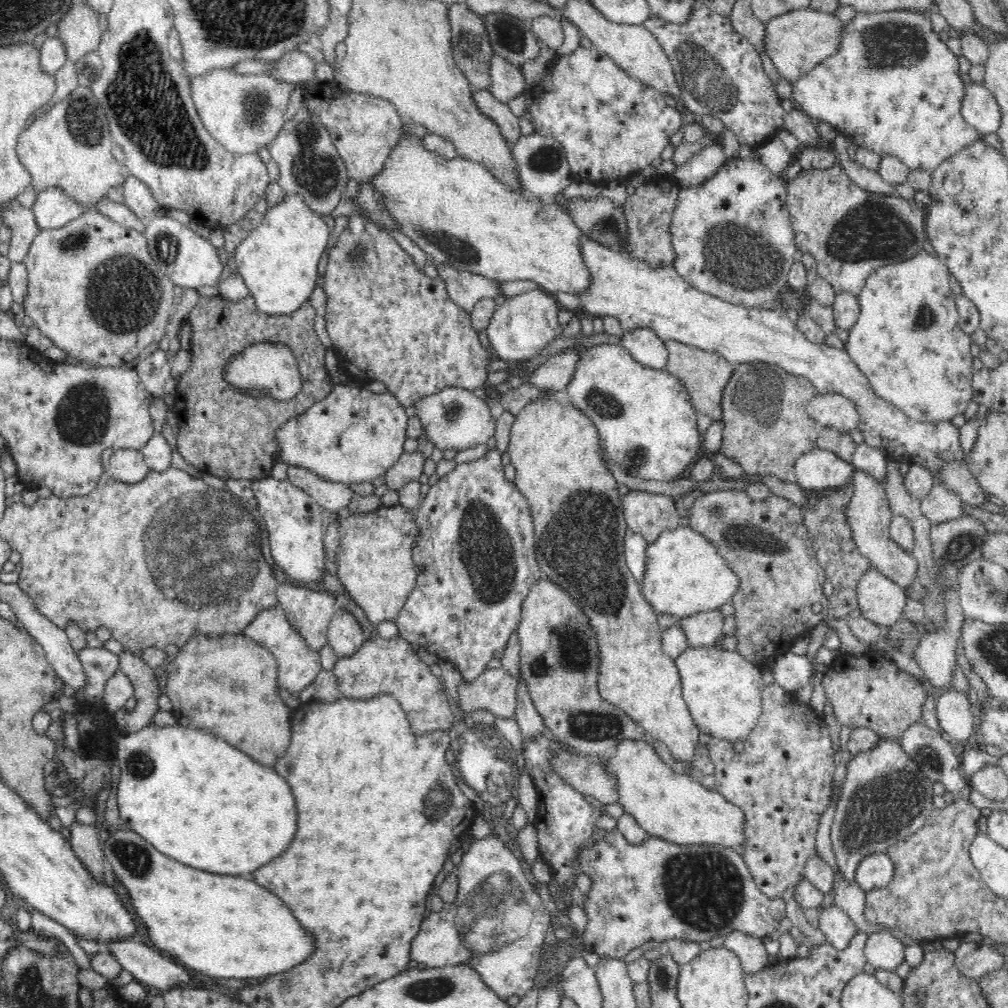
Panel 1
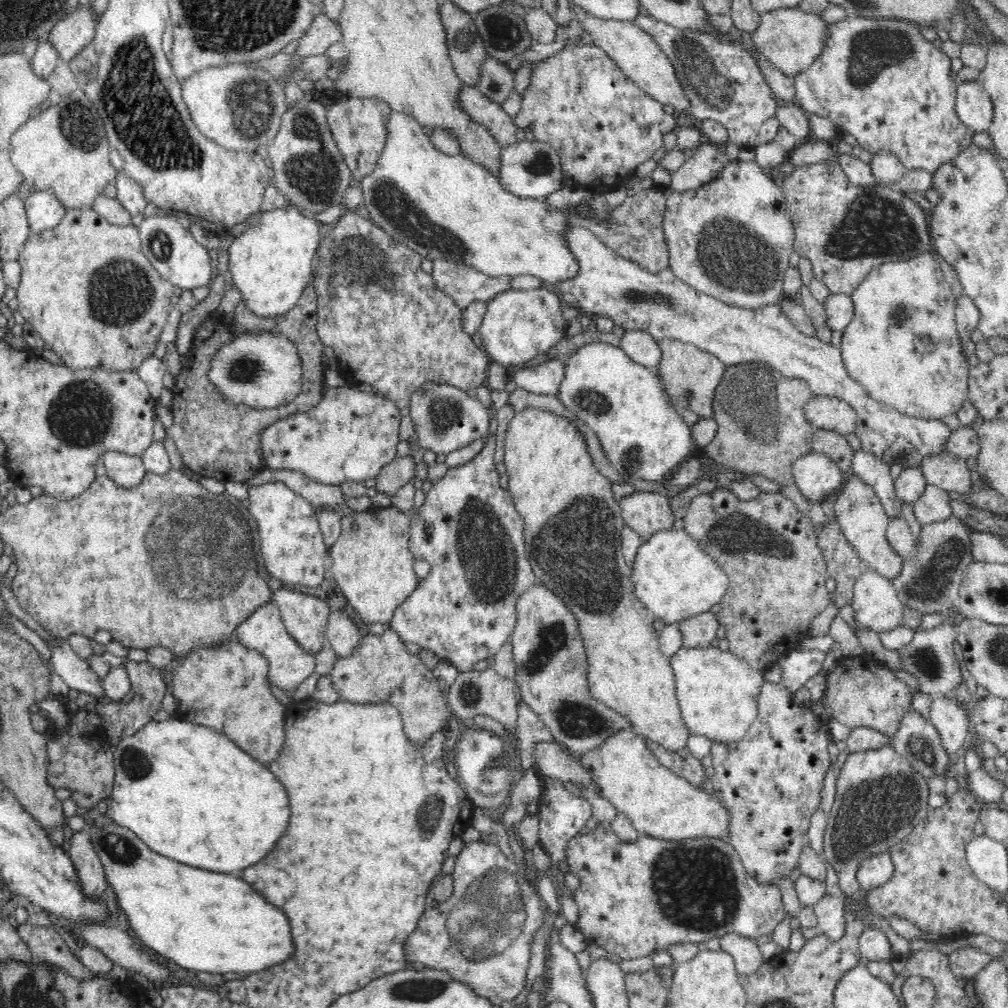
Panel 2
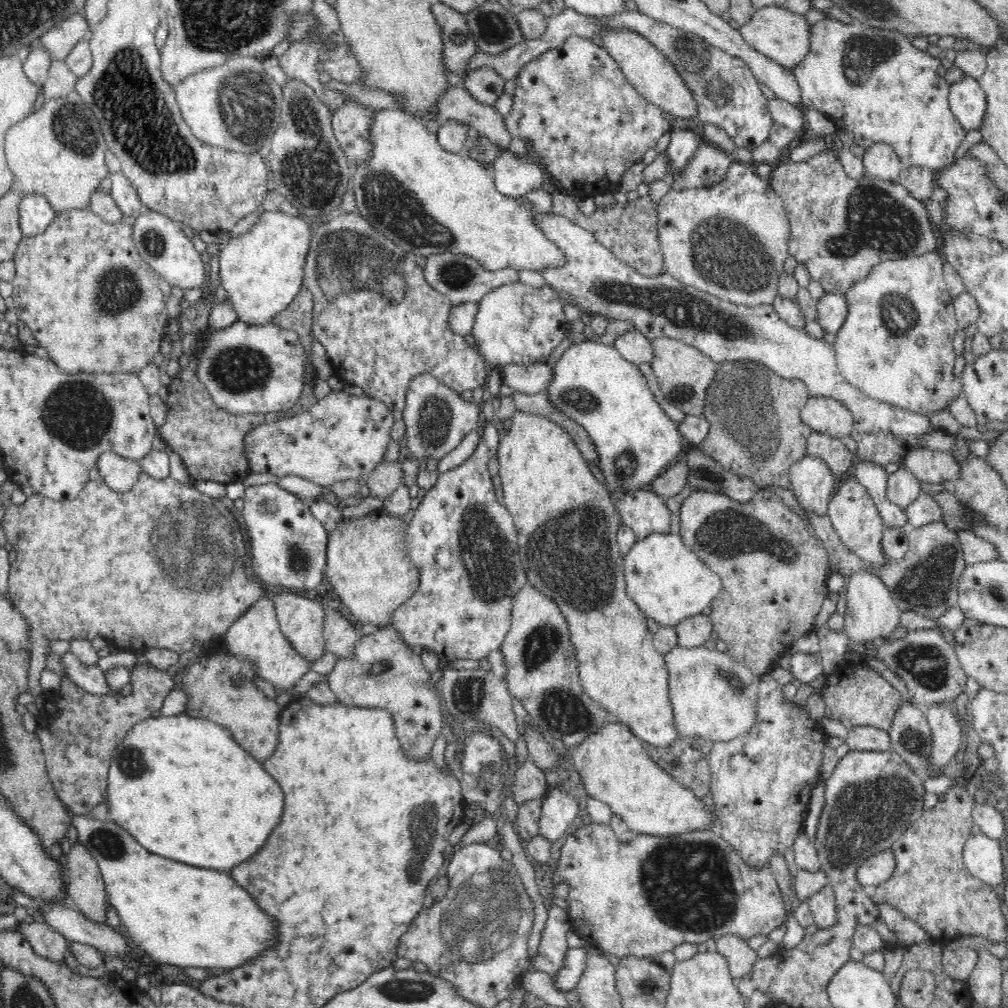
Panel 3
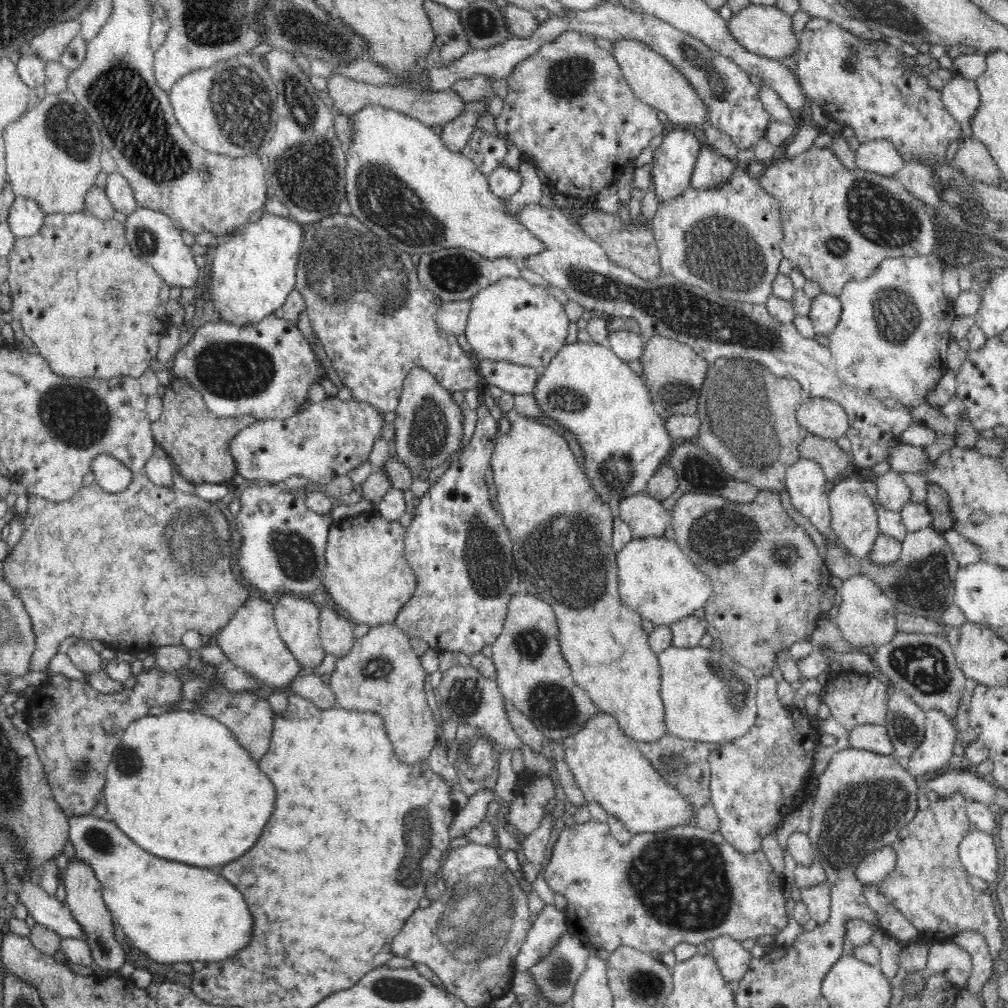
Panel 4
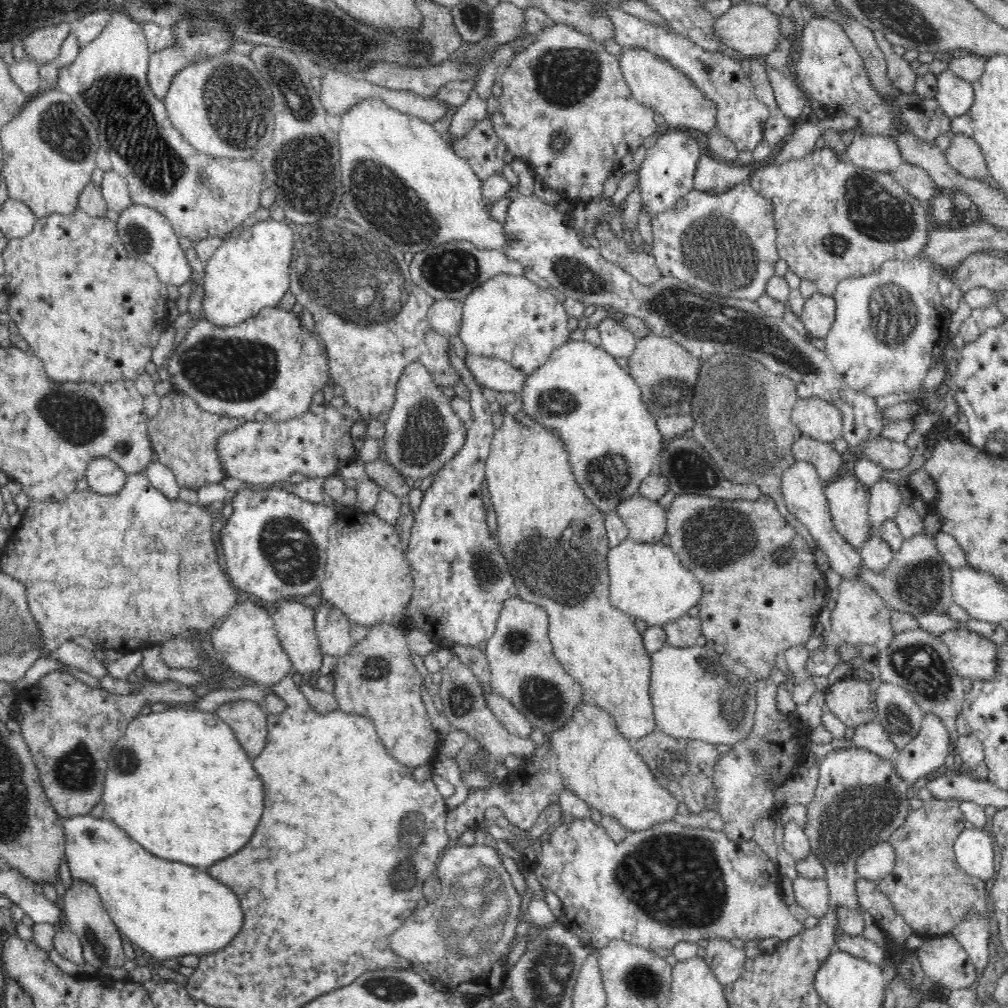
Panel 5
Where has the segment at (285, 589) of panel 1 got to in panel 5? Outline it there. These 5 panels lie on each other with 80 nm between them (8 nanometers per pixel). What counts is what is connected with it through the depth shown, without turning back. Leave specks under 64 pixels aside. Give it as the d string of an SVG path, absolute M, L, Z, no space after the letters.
M284 600L276 605L276 610L271 614L273 627L280 644L288 654L291 670L299 681L309 680L318 672L323 663L322 651L314 631L313 613L315 609L299 601Z

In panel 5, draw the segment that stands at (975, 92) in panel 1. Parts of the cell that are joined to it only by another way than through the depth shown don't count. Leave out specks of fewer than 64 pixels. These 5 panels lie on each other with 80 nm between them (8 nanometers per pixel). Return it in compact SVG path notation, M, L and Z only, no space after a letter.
M949 68L937 75L935 97L942 112L951 120L968 113L973 106L971 82L956 76Z

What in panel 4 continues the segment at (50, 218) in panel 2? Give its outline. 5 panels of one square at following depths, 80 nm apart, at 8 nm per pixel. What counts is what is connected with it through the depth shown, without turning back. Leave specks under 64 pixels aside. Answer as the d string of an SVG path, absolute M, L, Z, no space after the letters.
M16 196L9 210L10 229L16 239L29 238L40 232L47 215L36 200Z

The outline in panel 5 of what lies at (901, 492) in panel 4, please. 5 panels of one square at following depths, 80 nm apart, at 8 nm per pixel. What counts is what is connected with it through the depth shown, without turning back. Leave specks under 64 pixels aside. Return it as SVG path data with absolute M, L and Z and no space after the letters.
M881 478L868 489L869 510L871 528L868 532L868 538L878 534L880 526L890 520L900 509L900 488L894 482L888 482L886 478Z

